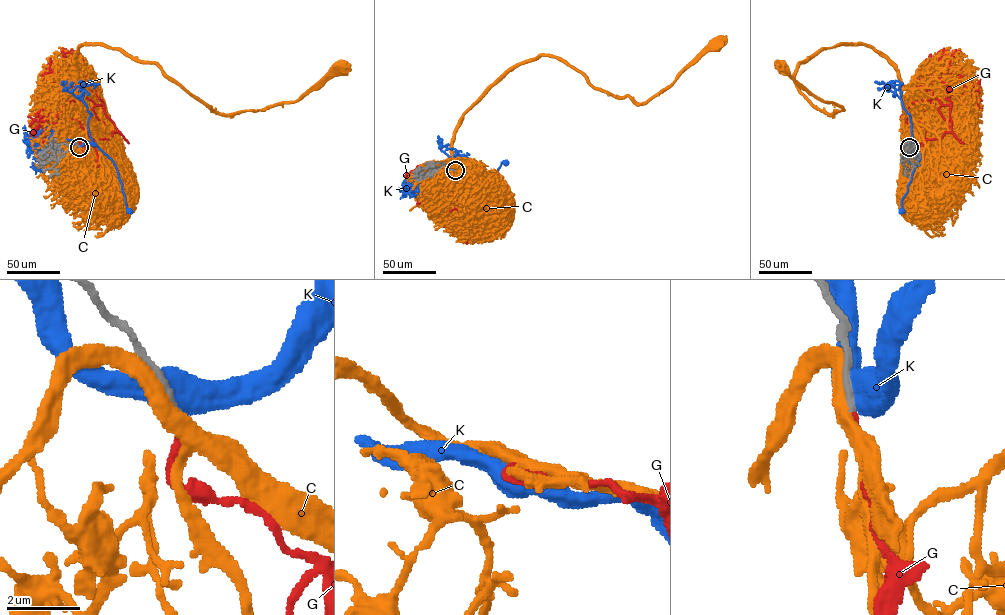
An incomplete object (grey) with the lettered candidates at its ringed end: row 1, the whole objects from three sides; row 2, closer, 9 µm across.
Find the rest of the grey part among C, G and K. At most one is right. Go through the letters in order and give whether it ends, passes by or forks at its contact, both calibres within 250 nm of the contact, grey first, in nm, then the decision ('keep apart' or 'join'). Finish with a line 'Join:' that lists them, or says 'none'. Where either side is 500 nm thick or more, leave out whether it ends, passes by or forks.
C: it passes by; calibres 260 and 360 nm; keep apart
G: it ends; calibres 190 and 200 nm; join
K: calibres 240 and 650 nm; keep apart
Join: G

